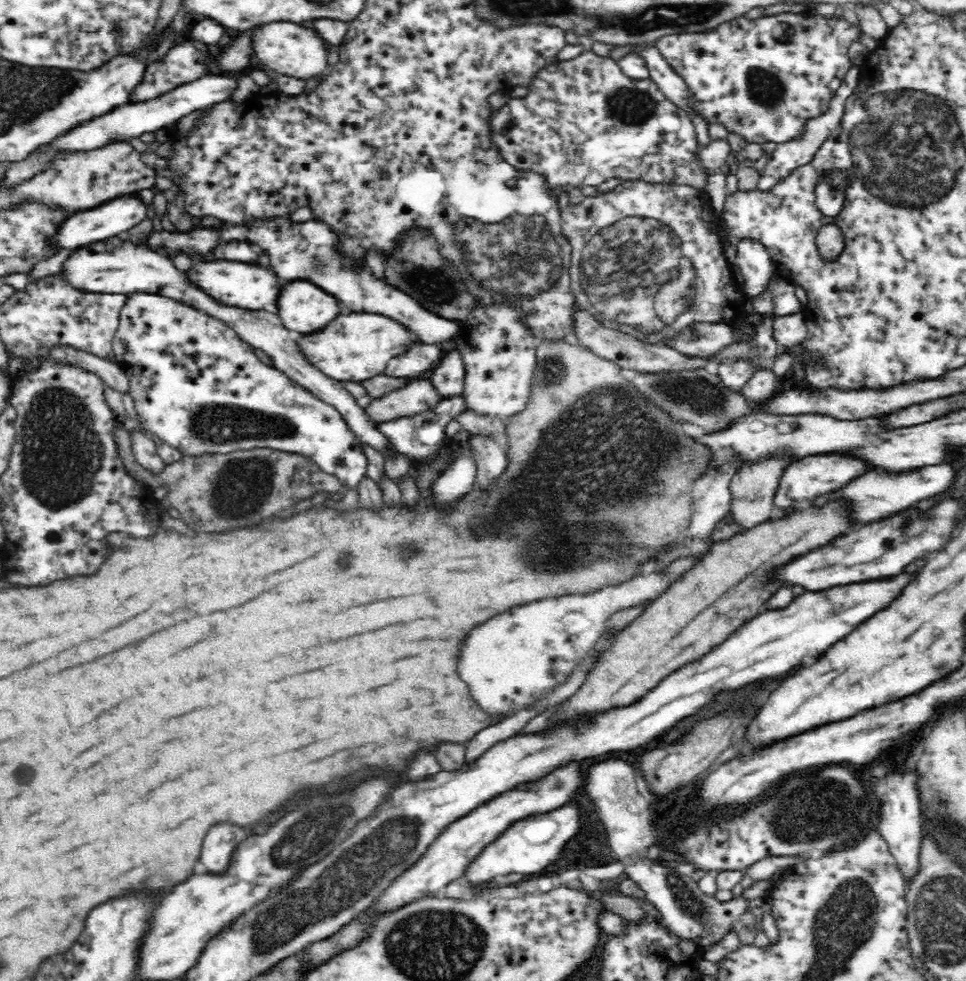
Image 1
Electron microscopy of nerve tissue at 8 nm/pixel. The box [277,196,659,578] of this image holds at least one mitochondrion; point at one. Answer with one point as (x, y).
(521, 255)

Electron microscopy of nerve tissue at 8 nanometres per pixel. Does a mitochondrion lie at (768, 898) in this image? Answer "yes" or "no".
no

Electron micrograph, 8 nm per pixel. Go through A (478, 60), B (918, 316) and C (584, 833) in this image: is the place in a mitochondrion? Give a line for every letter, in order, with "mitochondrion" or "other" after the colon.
A: other
B: other
C: other

